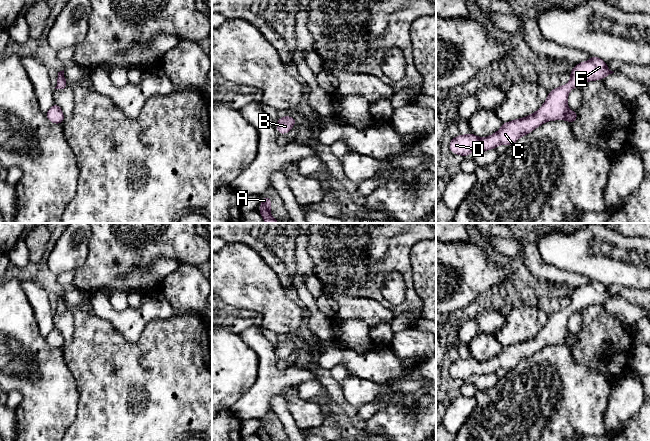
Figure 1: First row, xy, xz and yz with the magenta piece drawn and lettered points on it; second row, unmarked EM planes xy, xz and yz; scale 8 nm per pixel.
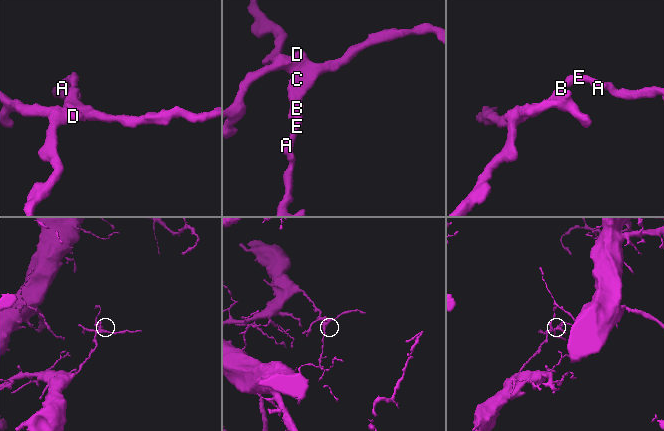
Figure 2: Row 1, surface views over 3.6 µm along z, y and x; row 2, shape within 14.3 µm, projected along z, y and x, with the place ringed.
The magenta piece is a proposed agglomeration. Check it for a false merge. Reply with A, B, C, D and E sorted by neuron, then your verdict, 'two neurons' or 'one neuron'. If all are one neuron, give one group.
groups A B C D E; one neuron

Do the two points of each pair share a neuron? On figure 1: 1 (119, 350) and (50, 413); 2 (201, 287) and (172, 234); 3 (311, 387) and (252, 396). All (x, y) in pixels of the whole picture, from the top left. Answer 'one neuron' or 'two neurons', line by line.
1: two neurons
2: two neurons
3: two neurons

